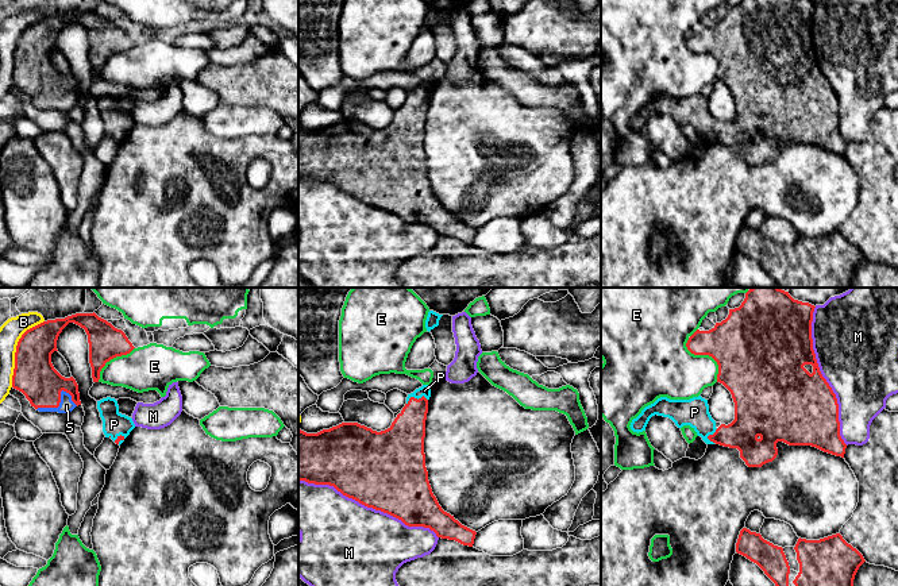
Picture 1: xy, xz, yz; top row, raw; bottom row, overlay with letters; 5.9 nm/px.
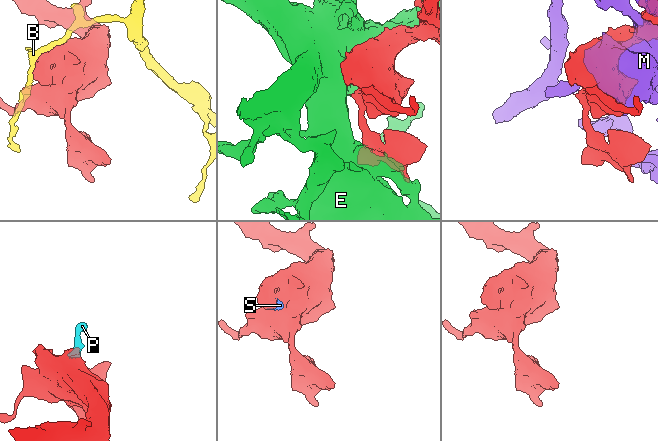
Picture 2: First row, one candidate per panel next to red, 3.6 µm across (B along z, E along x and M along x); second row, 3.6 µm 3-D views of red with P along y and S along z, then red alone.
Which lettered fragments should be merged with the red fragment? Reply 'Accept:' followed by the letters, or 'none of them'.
Accept: P, S

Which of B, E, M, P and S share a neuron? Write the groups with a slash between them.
B / E / M / P S

